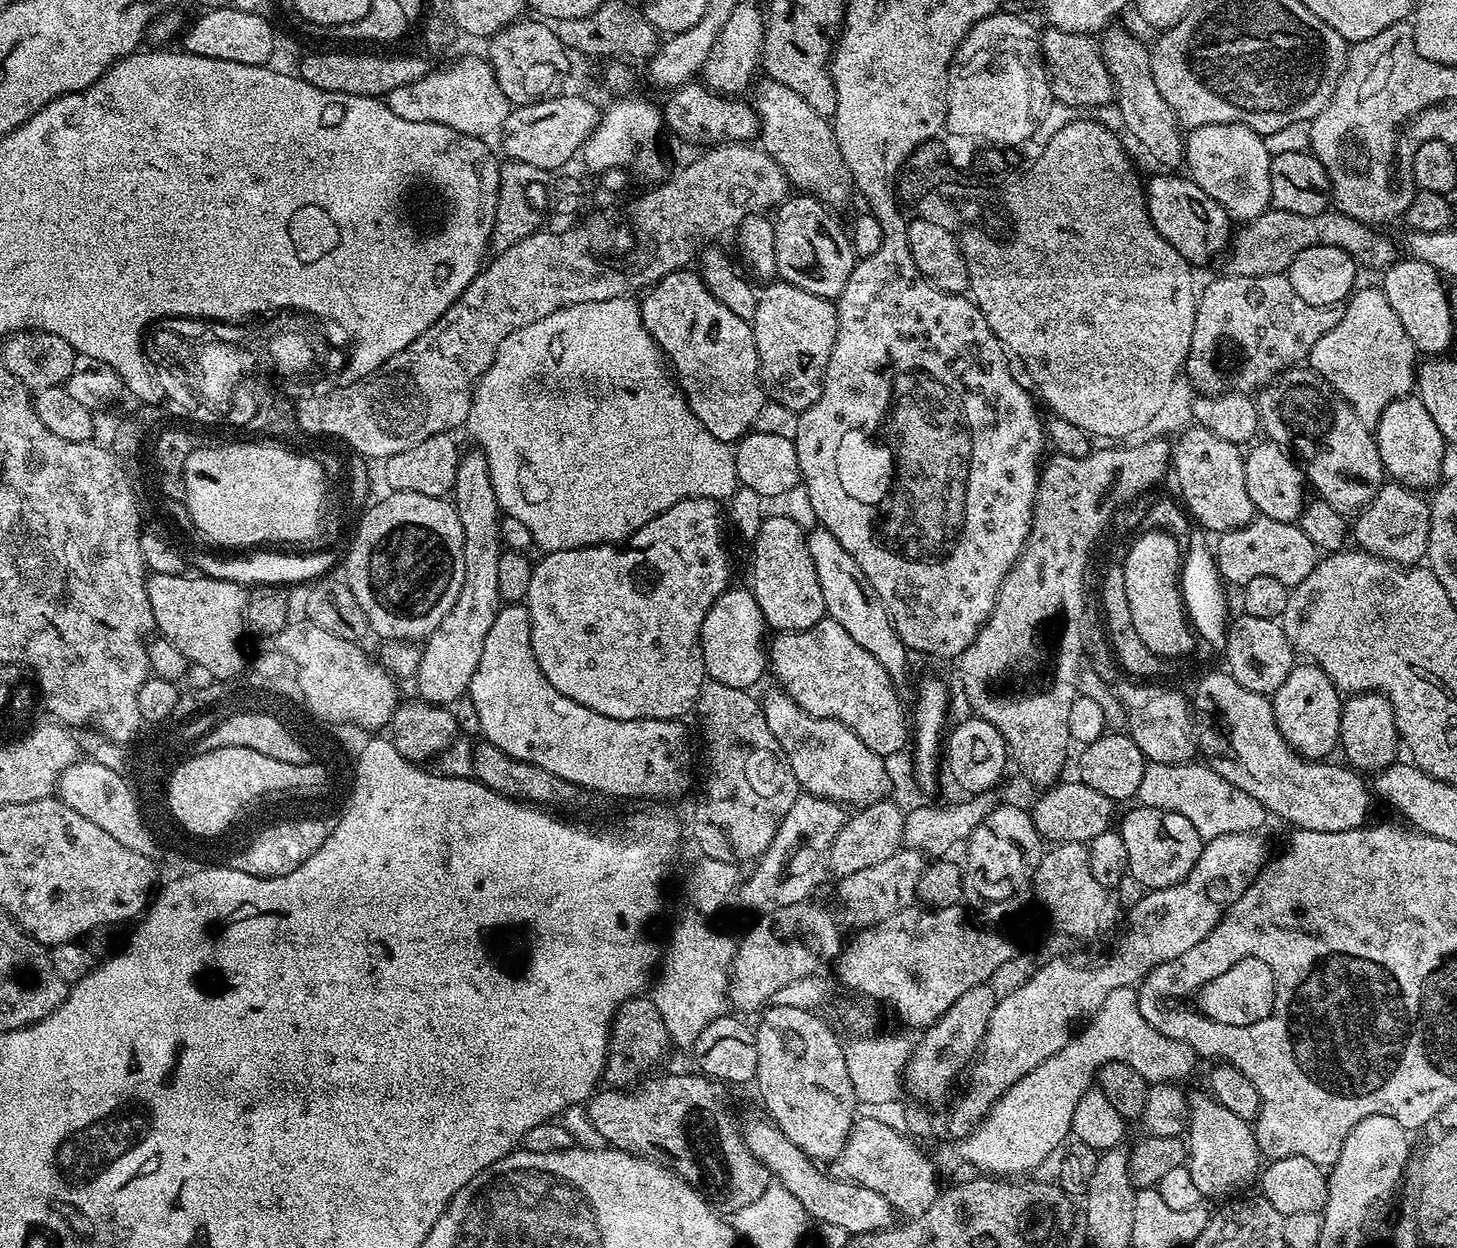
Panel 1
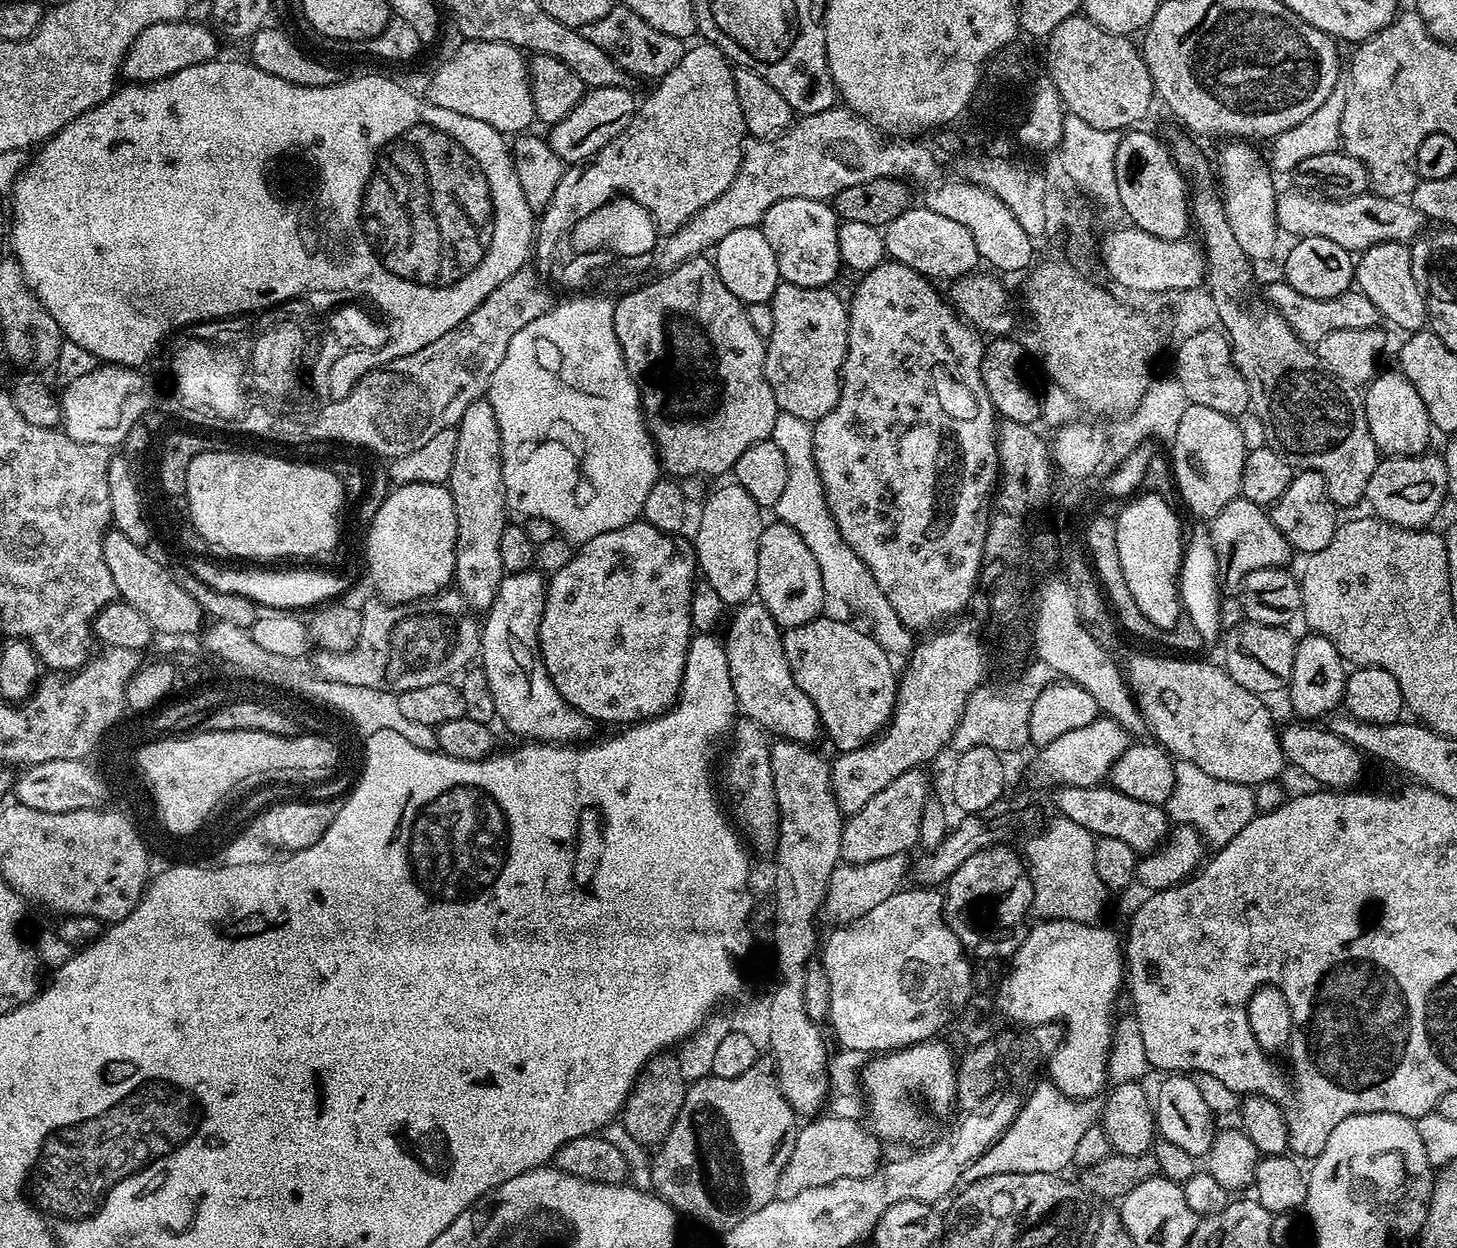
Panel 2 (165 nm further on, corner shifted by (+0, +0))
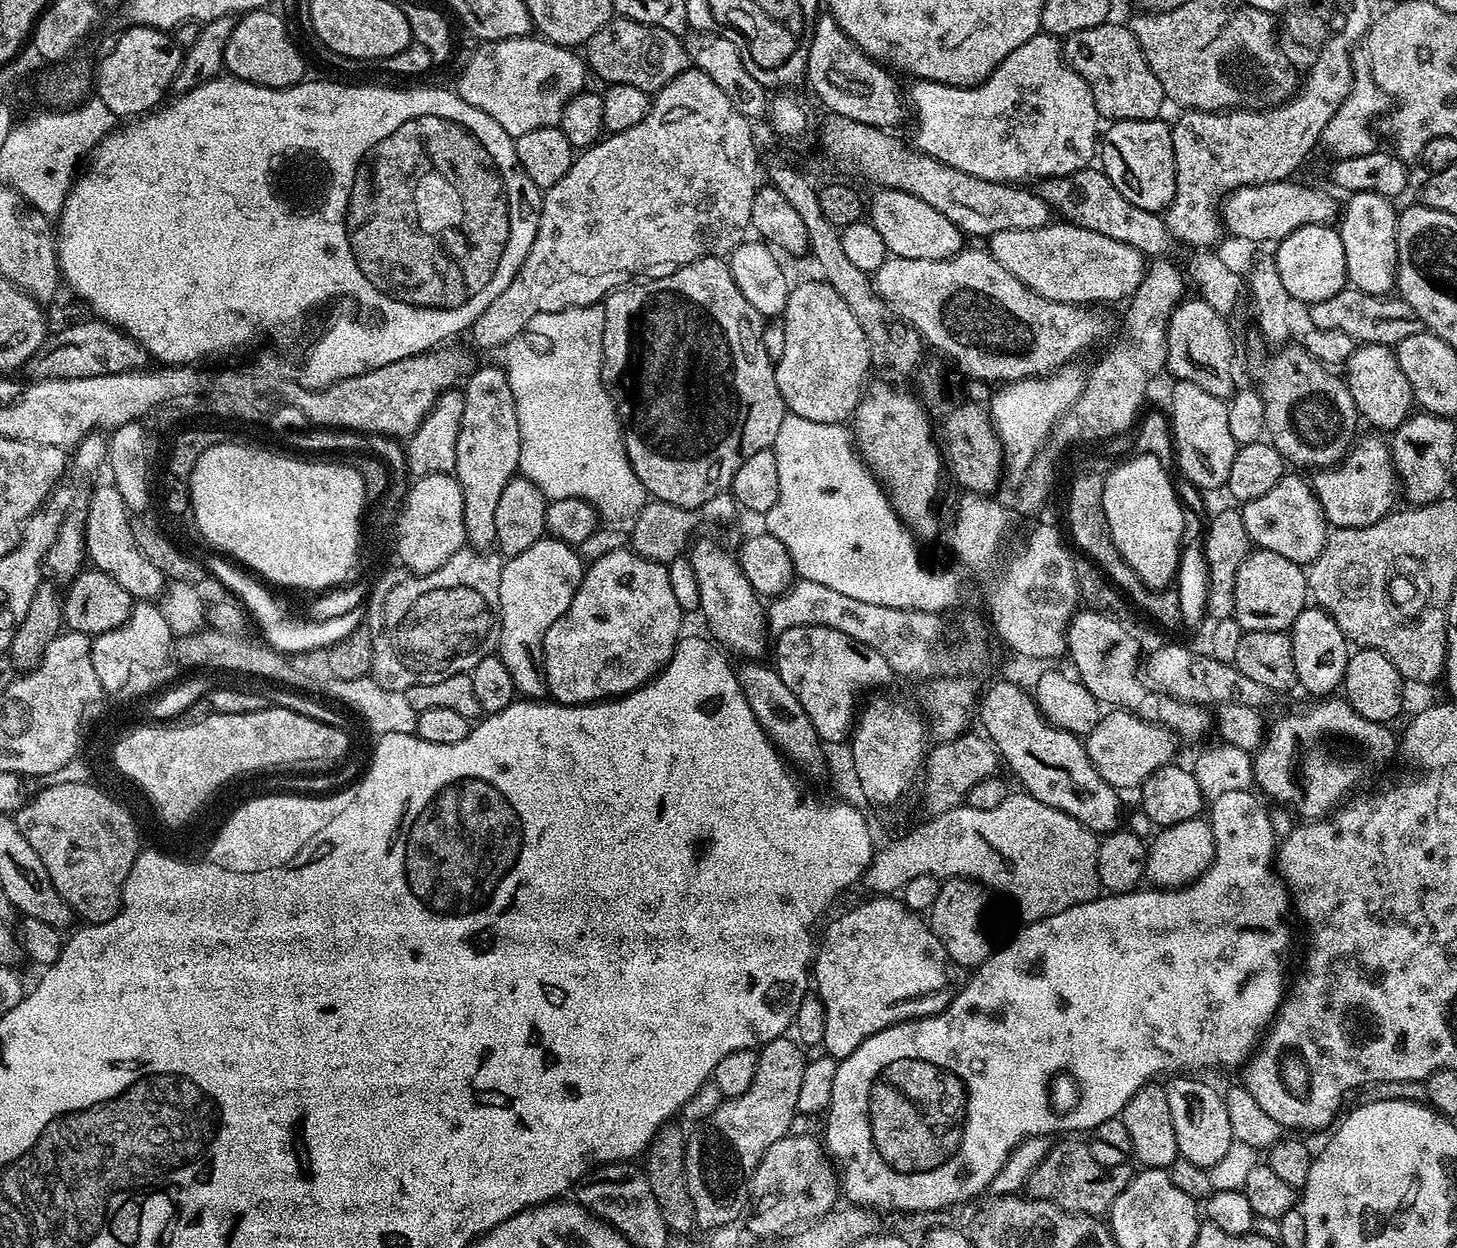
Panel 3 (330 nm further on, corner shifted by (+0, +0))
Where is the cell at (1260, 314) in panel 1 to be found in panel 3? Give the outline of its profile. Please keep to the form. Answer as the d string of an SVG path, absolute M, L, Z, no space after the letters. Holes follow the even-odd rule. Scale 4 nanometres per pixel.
M1345 286L1338 294L1334 294L1334 298L1326 298L1311 305L1307 312L1307 323L1311 327L1318 330L1342 330L1360 344L1395 346L1402 342L1402 338L1410 338L1410 334L1425 331L1418 314L1414 314L1414 306L1410 306L1399 295L1375 296L1351 286Z

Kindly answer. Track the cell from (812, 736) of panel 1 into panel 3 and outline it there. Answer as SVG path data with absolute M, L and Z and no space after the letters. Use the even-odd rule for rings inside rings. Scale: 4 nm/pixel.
M697 540L691 545L690 559L694 578L698 578L698 612L699 615L704 615L704 620L712 631L711 639L733 657L736 655L744 656L740 658L748 660L760 660L763 652L767 648L769 651L770 648L766 608L761 597L756 595L756 591L741 572L739 559L733 553L731 556L712 540L700 540L697 544L696 542Z

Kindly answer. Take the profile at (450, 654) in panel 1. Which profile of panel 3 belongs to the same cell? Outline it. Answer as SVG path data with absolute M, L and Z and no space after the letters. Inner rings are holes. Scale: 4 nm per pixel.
M503 367L480 368L467 377L463 385L464 413L462 430L458 434L458 458L455 477L462 490L464 503L464 535L477 550L495 545L494 513L502 498L502 490L520 467L520 431L514 394Z

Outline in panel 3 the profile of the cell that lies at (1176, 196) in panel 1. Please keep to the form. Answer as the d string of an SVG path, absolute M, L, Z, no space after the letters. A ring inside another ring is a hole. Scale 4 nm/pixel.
M1160 118L1118 120L1109 123L1108 129L1103 129L1098 140L1099 167L1110 178L1110 182L1118 186L1118 194L1122 194L1126 202L1134 202L1138 210L1150 210L1157 214L1170 207L1176 189L1172 130L1162 121Z

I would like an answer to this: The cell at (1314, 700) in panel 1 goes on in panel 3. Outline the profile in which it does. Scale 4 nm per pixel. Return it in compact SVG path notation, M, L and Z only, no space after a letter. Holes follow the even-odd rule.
M1306 606L1298 614L1298 618L1293 622L1290 629L1292 638L1292 649L1294 650L1294 670L1296 671L1297 685L1308 692L1313 692L1313 697L1324 698L1341 687L1344 683L1344 675L1346 674L1346 666L1350 655L1350 641L1344 637L1342 630L1338 626L1338 622L1334 622L1334 618L1330 618L1328 612L1322 611L1315 606Z

